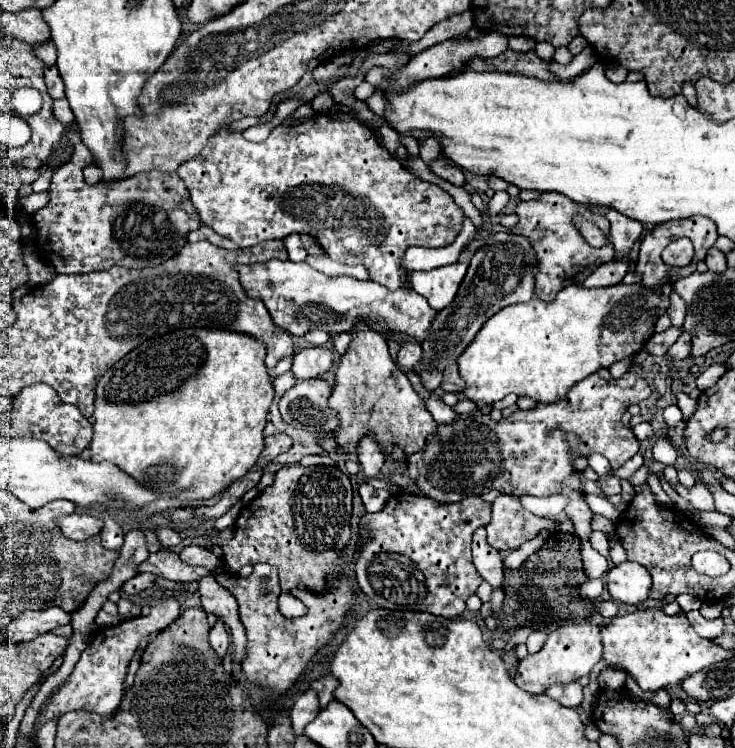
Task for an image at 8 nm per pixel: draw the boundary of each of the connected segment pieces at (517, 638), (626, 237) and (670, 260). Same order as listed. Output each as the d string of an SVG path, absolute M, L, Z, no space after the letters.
M520 628L520 630L516 630L514 634L512 634L512 638L510 638L510 642L508 642L504 648L504 651L509 651L516 646L516 644L520 644L520 642L526 642L526 638L528 638L528 634L532 632L532 628Z
M590 206L590 210L610 220L610 240L616 248L616 256L626 256L632 250L634 242L640 238L642 224L616 210L606 210L606 206Z
M680 238L669 244L662 252L662 260L669 266L684 267L692 262L694 248L690 238Z

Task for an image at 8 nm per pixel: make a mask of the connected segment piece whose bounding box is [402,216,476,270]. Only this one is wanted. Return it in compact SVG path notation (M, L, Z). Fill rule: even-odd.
M464 216L462 232L456 238L456 242L452 242L444 248L410 246L404 252L402 266L408 268L408 270L432 270L432 268L438 268L438 266L448 266L448 264L456 262L456 258L460 256L460 250L466 246L468 240L474 240L474 236L476 236L476 226L472 224L470 218Z

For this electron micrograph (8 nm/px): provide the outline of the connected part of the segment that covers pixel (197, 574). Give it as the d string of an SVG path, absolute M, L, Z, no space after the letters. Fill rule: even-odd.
M158 550L154 554L148 556L146 562L140 564L138 572L152 572L156 576L168 578L172 582L194 582L198 578L202 578L204 574L210 574L206 568L194 568L188 564L182 564L178 554L172 550Z

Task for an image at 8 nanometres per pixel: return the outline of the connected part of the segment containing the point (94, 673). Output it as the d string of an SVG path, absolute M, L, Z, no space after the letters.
M164 598L160 604L152 606L148 616L138 616L138 618L130 618L120 622L120 626L116 624L114 628L104 628L102 632L96 634L96 638L88 644L88 648L82 652L80 660L76 662L70 678L66 680L66 684L54 692L50 696L50 702L46 706L46 710L38 716L36 728L40 728L42 724L46 724L48 720L60 718L62 714L70 712L70 710L88 710L94 712L102 718L112 718L120 706L122 700L122 686L124 686L124 678L128 672L128 664L138 648L138 642L144 634L152 634L152 632L160 632L166 626L170 626L180 614L180 606L174 598Z

